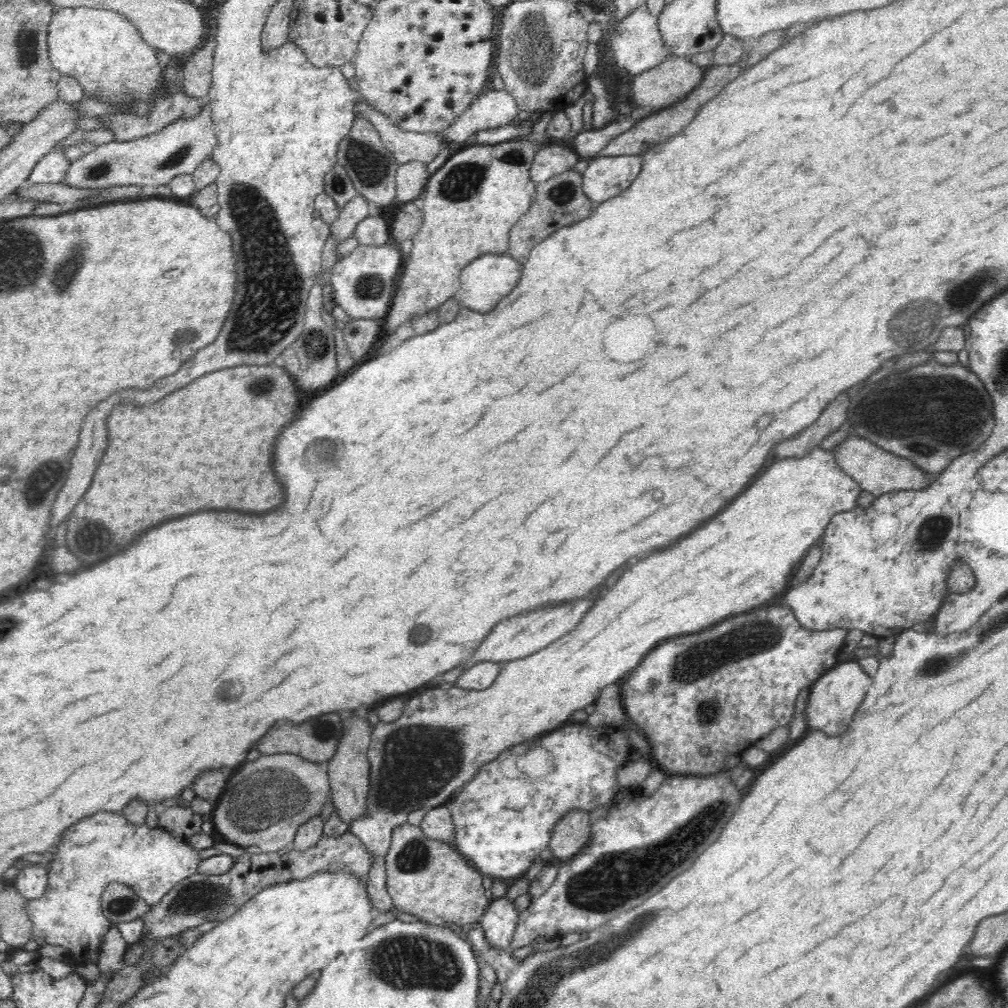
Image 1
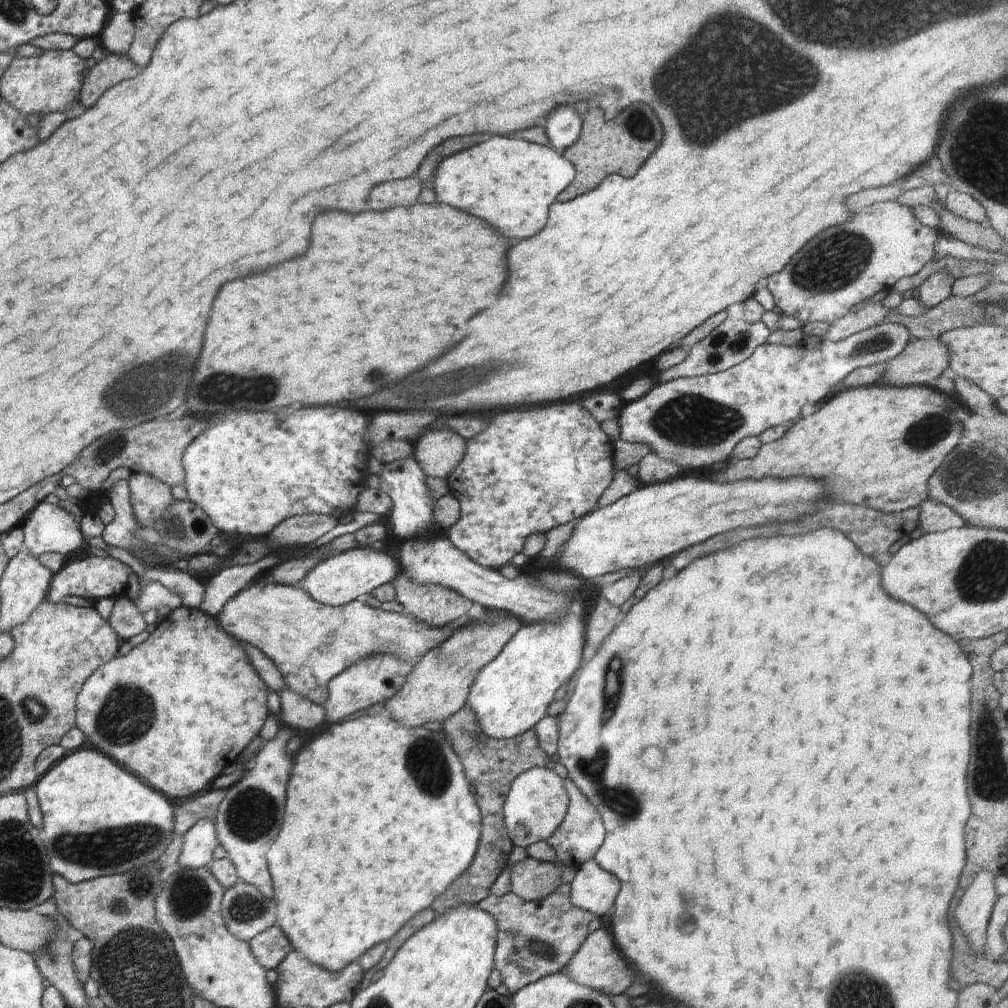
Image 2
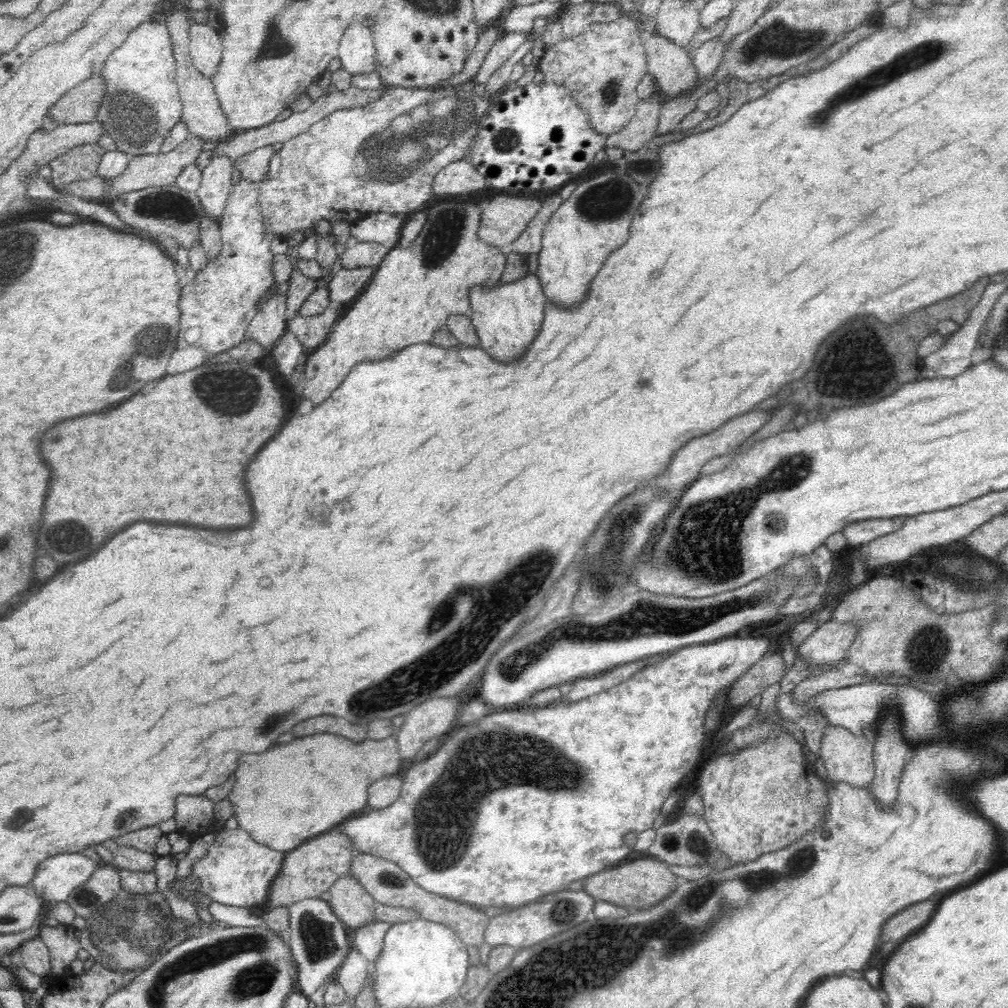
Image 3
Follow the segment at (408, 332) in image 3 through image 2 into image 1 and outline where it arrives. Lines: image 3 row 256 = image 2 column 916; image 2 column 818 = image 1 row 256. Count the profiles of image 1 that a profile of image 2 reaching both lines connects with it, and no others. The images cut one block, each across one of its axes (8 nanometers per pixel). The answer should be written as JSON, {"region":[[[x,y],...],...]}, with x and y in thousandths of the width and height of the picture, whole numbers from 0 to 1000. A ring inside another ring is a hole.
{"region":[[[546,110],[538,111],[538,115],[529,125],[529,129],[513,139],[490,144],[472,143],[455,148],[451,153],[446,154],[432,172],[428,173],[418,195],[420,221],[417,228],[408,236],[410,244],[402,260],[402,265],[395,274],[388,305],[380,315],[382,320],[378,325],[377,335],[383,331],[391,331],[397,321],[408,319],[413,313],[431,309],[445,296],[453,294],[457,285],[455,273],[468,258],[484,251],[503,251],[507,226],[521,210],[524,210],[532,196],[533,184],[528,181],[525,169],[532,153],[532,147],[545,138],[541,129],[546,121],[547,112]],[[530,133],[538,134],[534,143],[530,138],[525,138]],[[498,147],[504,147],[504,151],[498,151]],[[506,147],[510,147],[510,149],[506,149]]]}

